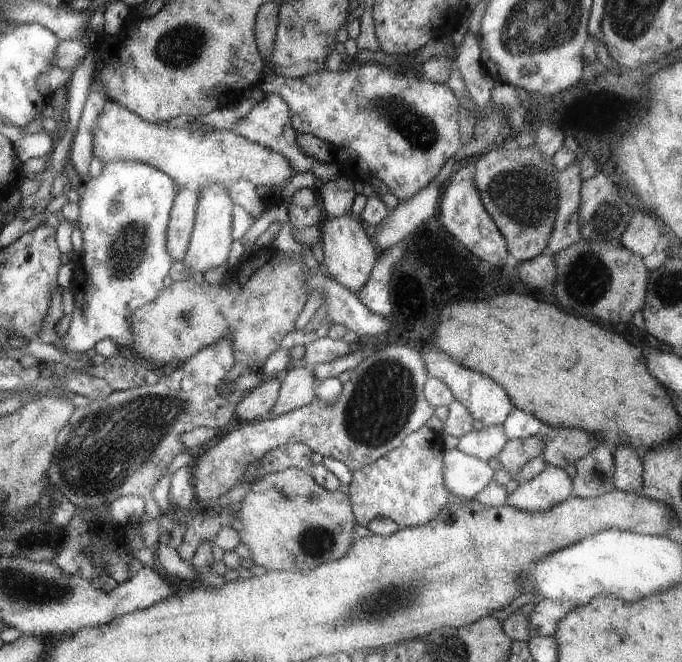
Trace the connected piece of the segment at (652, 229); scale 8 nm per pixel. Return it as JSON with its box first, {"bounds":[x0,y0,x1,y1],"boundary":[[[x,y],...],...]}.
{"bounds":[618,210,659,256],"boundary":[[[645,210],[631,216],[627,228],[618,236],[618,243],[637,256],[647,256],[659,238],[659,222]]]}

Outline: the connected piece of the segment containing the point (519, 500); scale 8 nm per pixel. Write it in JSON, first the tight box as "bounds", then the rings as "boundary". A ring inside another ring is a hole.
{"bounds":[504,465,571,512],"boundary":[[[547,465],[531,480],[519,483],[504,504],[527,512],[544,511],[571,496],[571,479],[562,468]]]}

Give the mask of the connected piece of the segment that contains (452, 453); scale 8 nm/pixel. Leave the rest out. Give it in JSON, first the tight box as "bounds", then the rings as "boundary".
{"bounds":[442,447,493,500],"boundary":[[[456,447],[445,450],[442,456],[442,483],[448,493],[473,500],[493,476],[486,460],[462,453]]]}

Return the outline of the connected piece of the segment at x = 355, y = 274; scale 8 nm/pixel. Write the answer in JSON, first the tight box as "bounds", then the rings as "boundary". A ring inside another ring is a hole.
{"bounds":[319,212,378,293],"boundary":[[[351,212],[336,215],[335,218],[326,216],[321,224],[319,242],[323,255],[321,263],[323,273],[356,293],[368,279],[378,255],[378,250],[371,238],[367,237],[359,217]]]}

